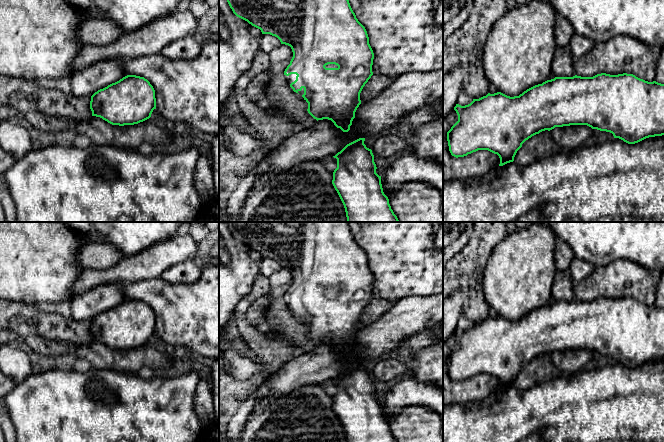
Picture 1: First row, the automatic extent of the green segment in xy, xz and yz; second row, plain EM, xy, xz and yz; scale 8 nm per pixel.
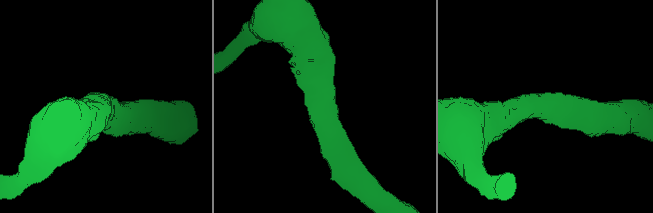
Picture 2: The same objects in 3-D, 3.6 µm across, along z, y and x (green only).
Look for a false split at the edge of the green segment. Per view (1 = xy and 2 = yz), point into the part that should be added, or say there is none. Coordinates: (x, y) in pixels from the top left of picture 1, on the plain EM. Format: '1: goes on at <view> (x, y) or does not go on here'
1: does not go on here
2: does not go on here

